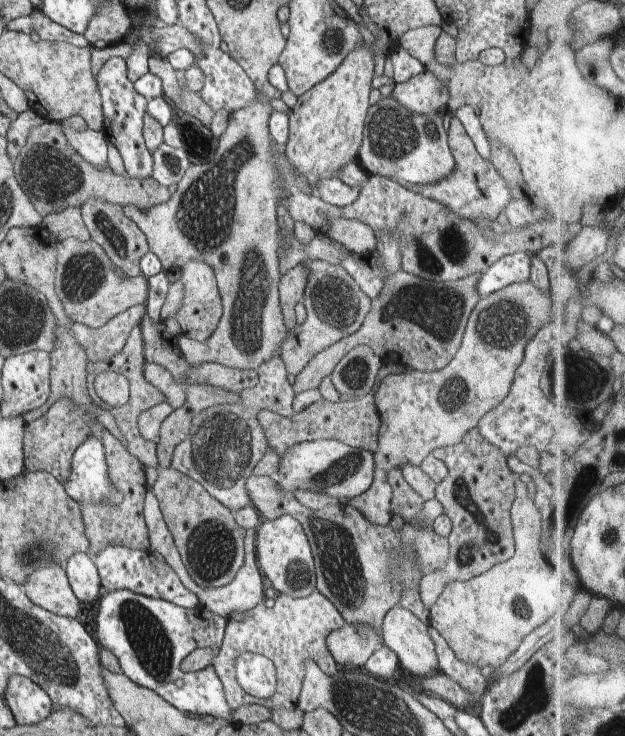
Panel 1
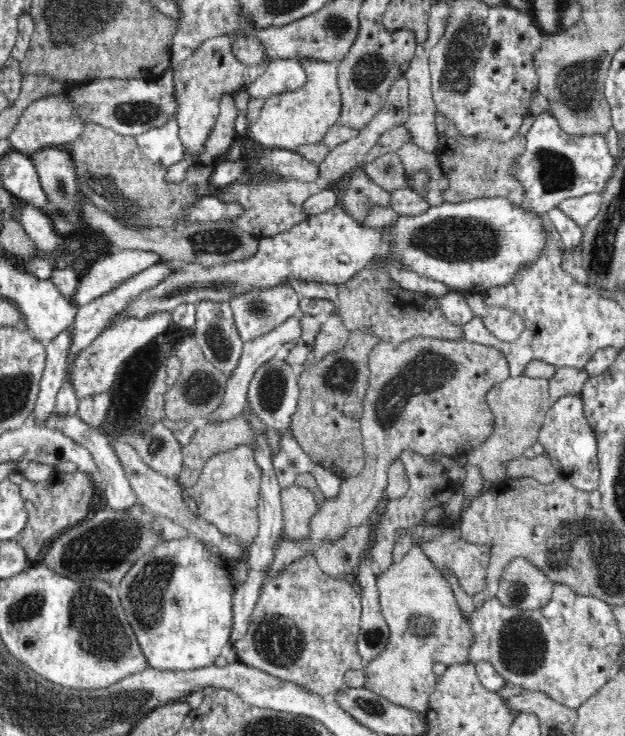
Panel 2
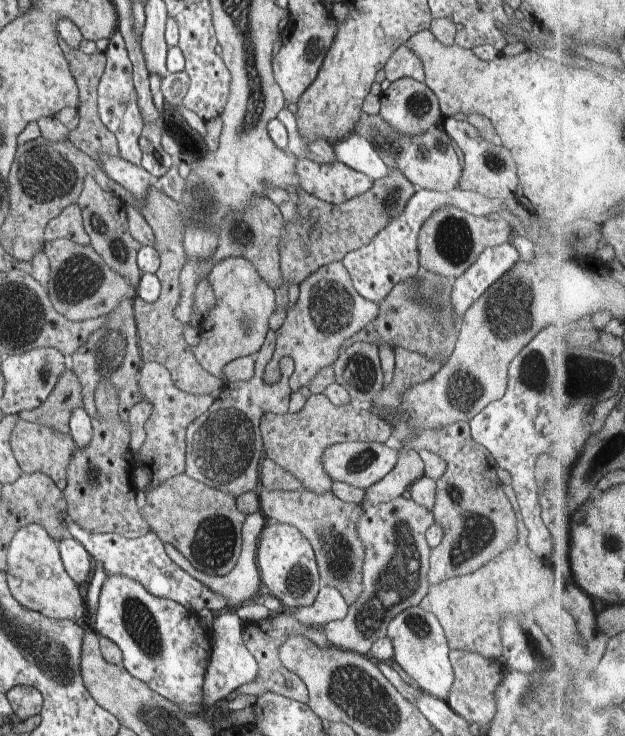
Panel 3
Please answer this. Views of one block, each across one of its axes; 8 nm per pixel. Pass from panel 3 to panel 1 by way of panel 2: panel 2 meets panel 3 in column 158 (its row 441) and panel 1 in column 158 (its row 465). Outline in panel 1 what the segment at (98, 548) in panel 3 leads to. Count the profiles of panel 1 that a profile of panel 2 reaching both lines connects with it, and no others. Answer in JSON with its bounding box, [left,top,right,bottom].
[92,545,199,609]

